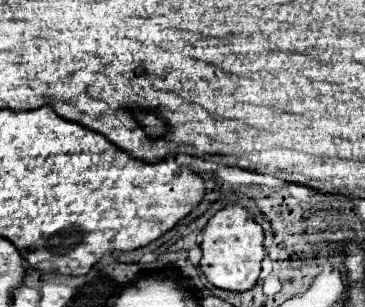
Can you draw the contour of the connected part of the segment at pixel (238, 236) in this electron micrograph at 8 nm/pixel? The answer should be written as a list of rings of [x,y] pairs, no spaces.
[[[227,205],[219,213],[215,213],[205,231],[203,231],[203,259],[201,259],[201,273],[207,281],[225,291],[249,291],[261,273],[261,261],[265,257],[263,247],[263,229],[253,221],[253,217],[241,205]]]

